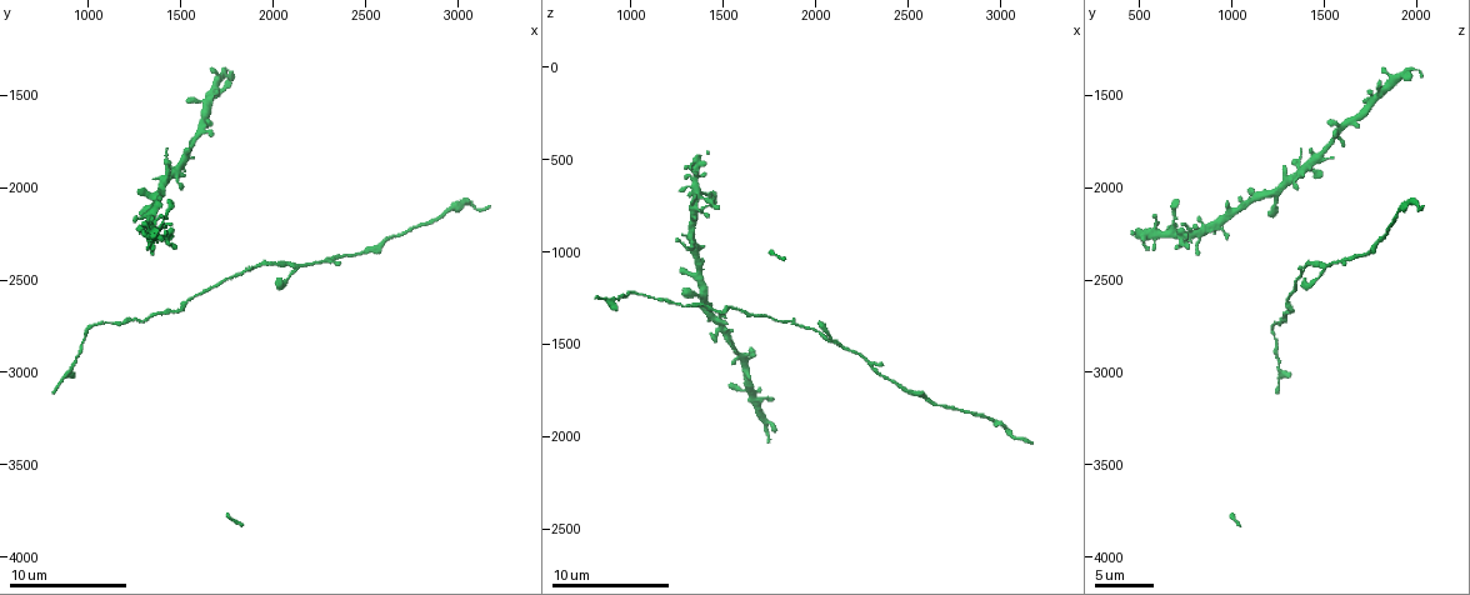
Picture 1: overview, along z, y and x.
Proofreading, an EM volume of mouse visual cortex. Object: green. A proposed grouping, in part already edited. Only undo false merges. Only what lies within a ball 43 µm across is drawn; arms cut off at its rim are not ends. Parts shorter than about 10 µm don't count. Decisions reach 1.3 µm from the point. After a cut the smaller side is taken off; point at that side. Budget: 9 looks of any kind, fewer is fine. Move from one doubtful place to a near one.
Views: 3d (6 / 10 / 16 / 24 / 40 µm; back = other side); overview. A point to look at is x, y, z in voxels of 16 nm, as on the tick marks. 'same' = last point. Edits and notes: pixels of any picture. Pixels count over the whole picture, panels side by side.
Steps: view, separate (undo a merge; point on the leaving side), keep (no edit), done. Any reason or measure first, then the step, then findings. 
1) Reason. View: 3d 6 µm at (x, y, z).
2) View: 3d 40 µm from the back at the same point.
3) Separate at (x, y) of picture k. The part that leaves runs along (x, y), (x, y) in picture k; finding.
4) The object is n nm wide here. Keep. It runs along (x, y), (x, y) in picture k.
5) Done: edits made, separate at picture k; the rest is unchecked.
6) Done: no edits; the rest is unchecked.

View: 3d 16 µm at (2140, 2420, 1520).

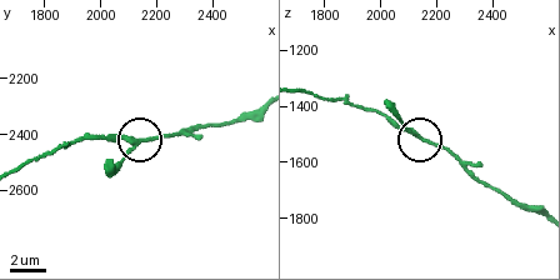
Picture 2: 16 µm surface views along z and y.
View: 3d 6 µm at (2150, 2420, 1510).

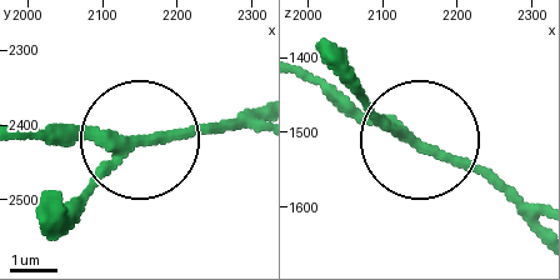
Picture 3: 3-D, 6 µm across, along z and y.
The object is 200 nm wide here. Keep. One neuron here.

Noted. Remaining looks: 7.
Four or more arms meet. View: 3d 10 µm at (1300, 2200, 920).

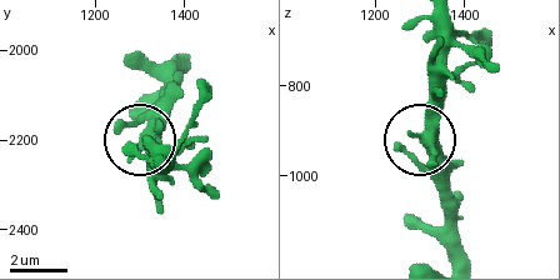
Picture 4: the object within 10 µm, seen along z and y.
The object is 400 nm wide here. Keep. All the same neuron.

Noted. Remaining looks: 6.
View: 3d 10 µm at (1520, 2620, 1300).

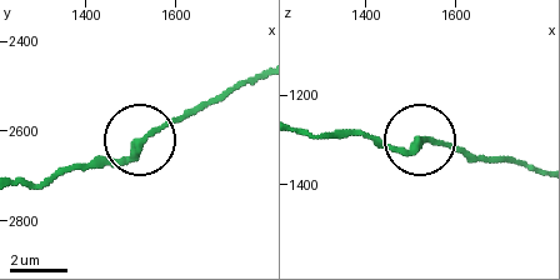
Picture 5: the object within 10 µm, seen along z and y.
From behind. View: 3d 10 µm from the back at (1515, 2620, 1300).

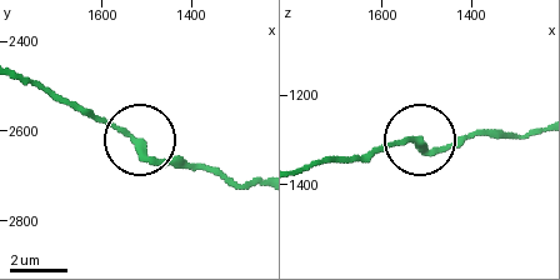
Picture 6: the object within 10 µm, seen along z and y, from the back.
The object is 240 nm wide here. Keep. It runs along (421, 149), (399, 143), (359, 156) in picture 6; one neuron here.

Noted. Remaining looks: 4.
Calibre changes. View: 3d 10 µm at (2600, 2260, 1800).

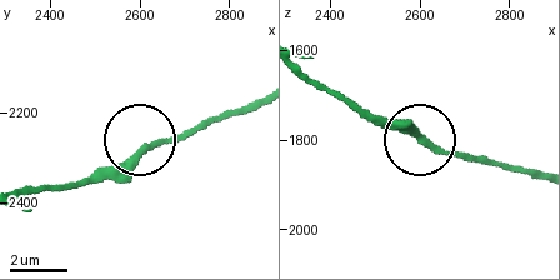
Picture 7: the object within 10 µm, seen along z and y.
View: 3d 6 µm at (2610, 2285, 1800).

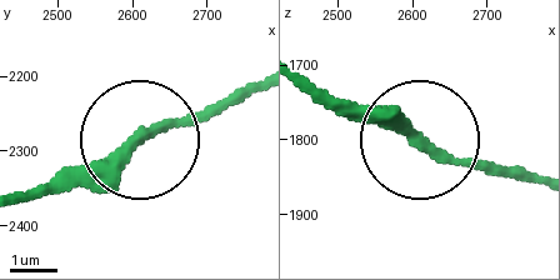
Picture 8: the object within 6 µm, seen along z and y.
Keep. It runs along (24, 198), (235, 103) in picture 8; continuous, no second neuron.

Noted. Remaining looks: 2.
Done: no edits; the rest is unchecked.

